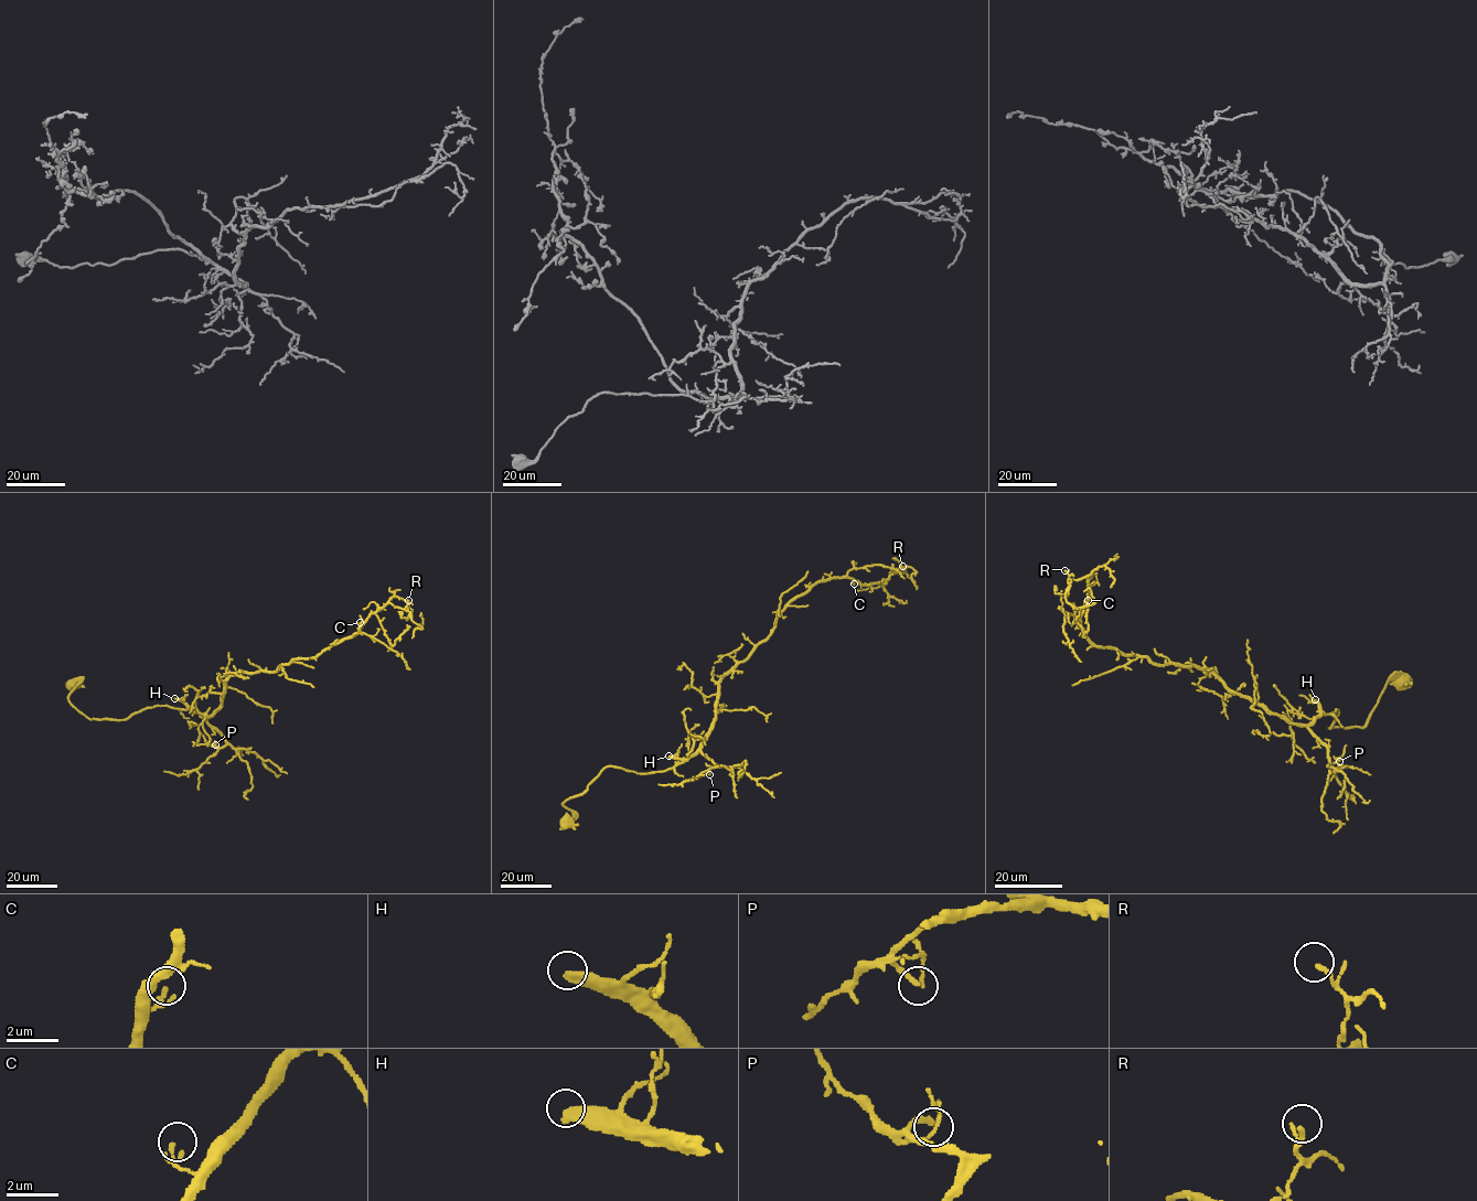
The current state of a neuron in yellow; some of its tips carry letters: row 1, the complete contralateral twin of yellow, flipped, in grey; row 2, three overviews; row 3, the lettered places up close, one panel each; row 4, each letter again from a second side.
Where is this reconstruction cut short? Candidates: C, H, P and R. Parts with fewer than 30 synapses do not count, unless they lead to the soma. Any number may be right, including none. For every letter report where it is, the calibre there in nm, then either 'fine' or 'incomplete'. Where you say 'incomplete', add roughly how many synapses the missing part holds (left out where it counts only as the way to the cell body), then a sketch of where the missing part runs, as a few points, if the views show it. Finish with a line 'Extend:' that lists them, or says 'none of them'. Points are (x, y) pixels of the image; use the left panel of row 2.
C: (360, 622) | 130 nm | fine
H: (174, 698) | 400 nm | incomplete | 750 syn | (174, 698), (126, 660), (76, 663), (63, 637), (55, 644), (59, 651), (32, 608), (60, 600), (73, 606)
P: (215, 744) | 240 nm | fine
R: (408, 600) | 120 nm | fine
Extend: H

